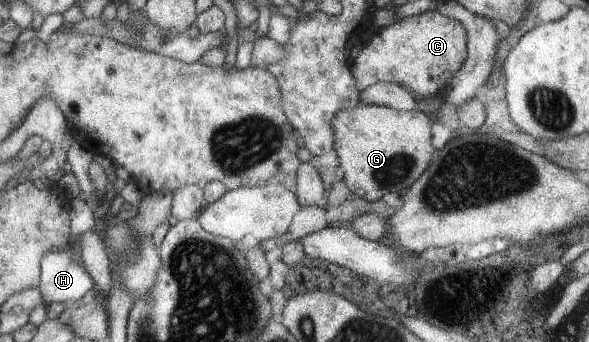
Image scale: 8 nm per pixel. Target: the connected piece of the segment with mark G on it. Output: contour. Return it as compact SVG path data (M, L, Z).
M365 104L337 112L330 123L334 133L332 149L343 171L342 178L346 186L365 201L374 202L388 193L404 194L428 169L431 125L423 112Z

